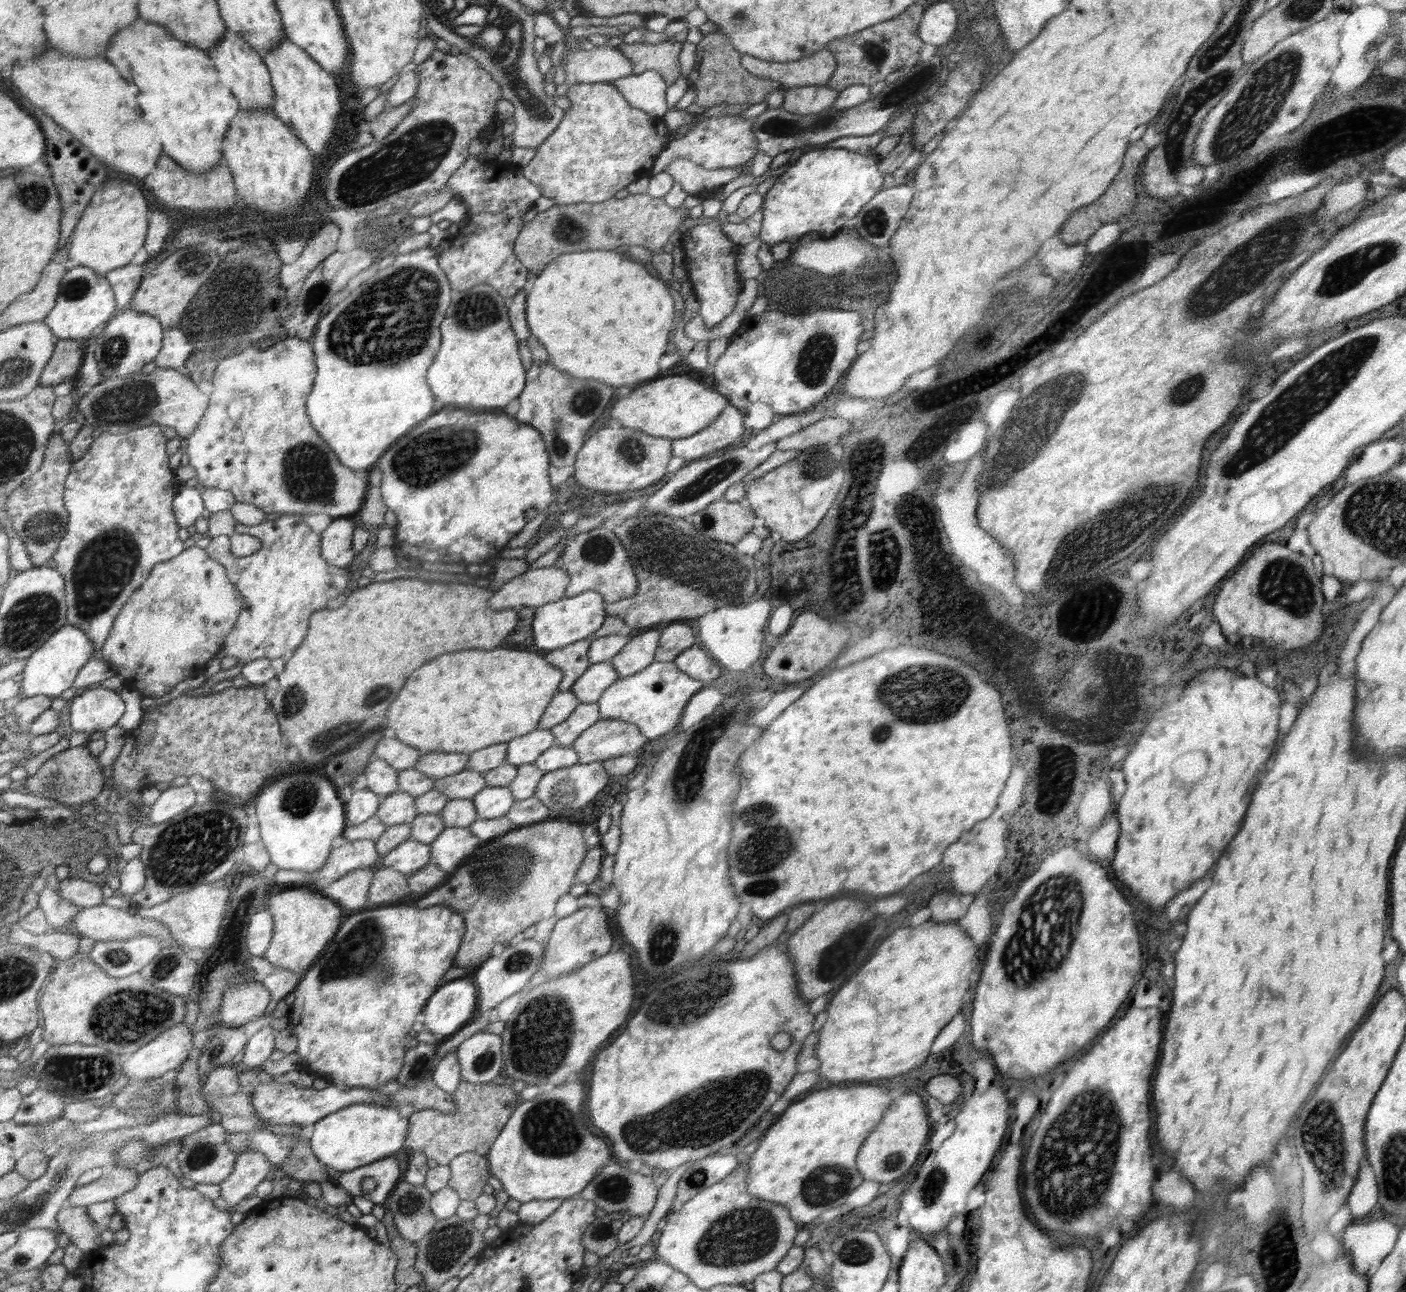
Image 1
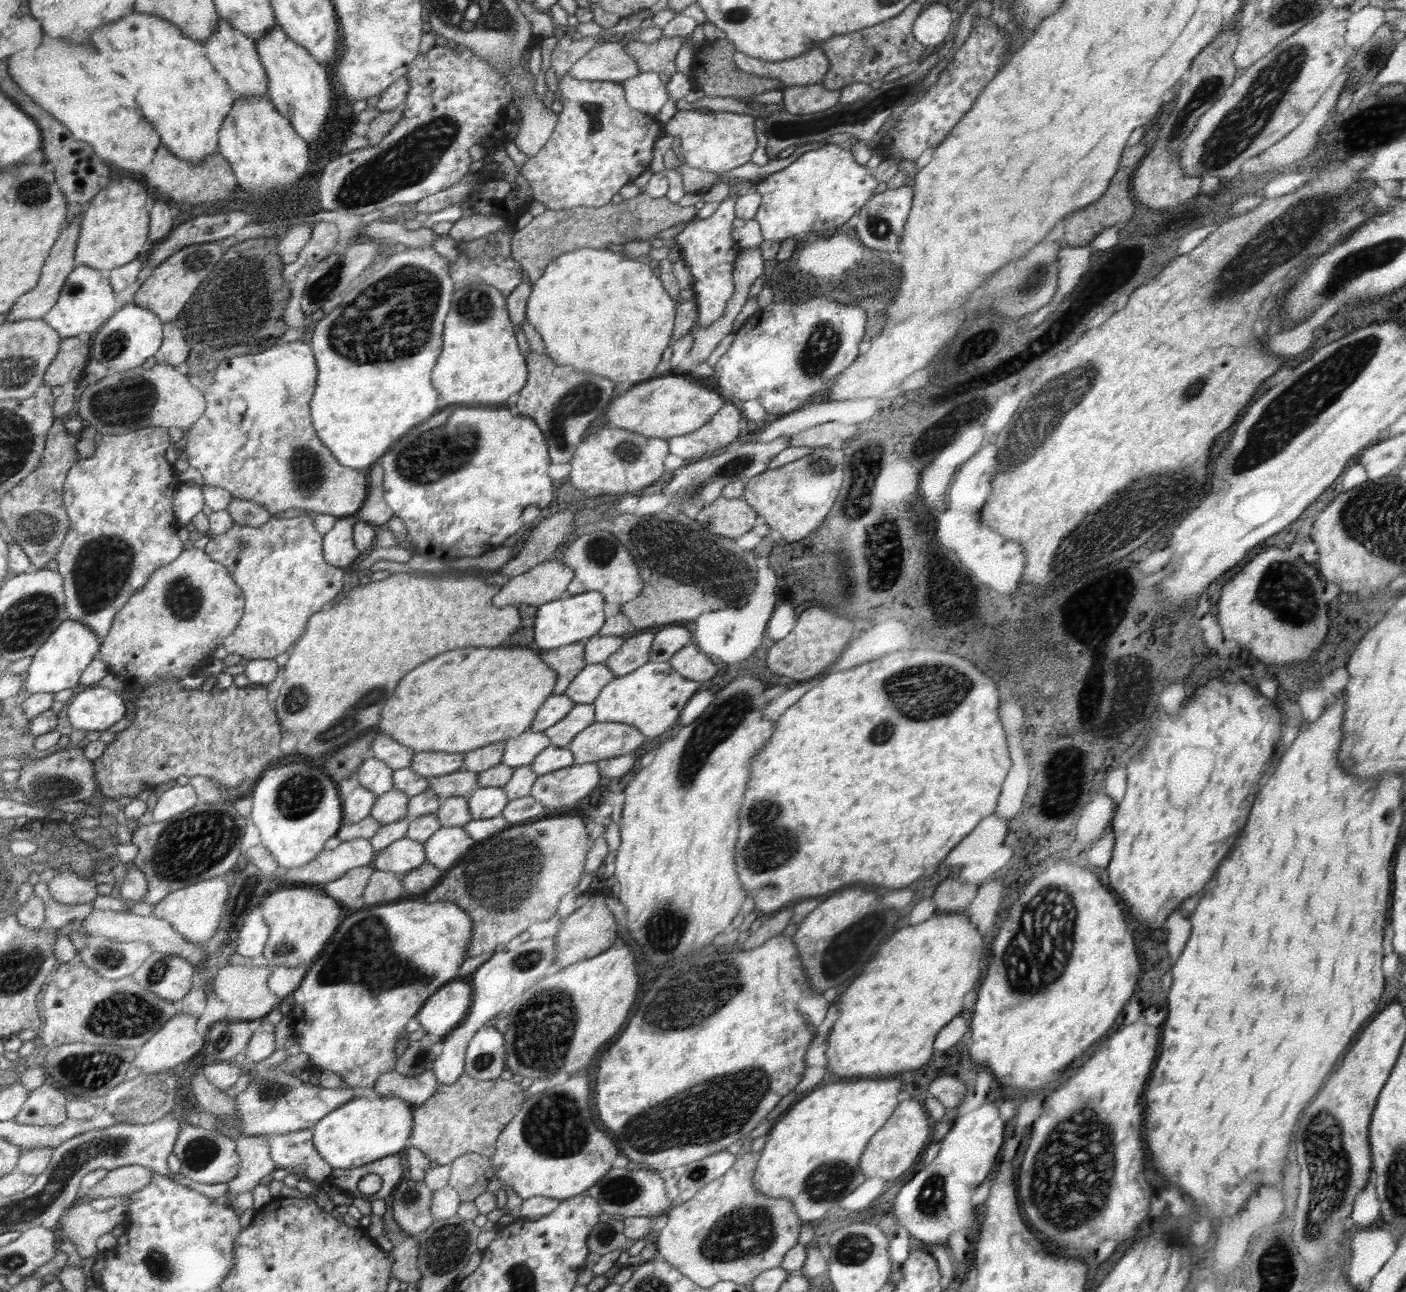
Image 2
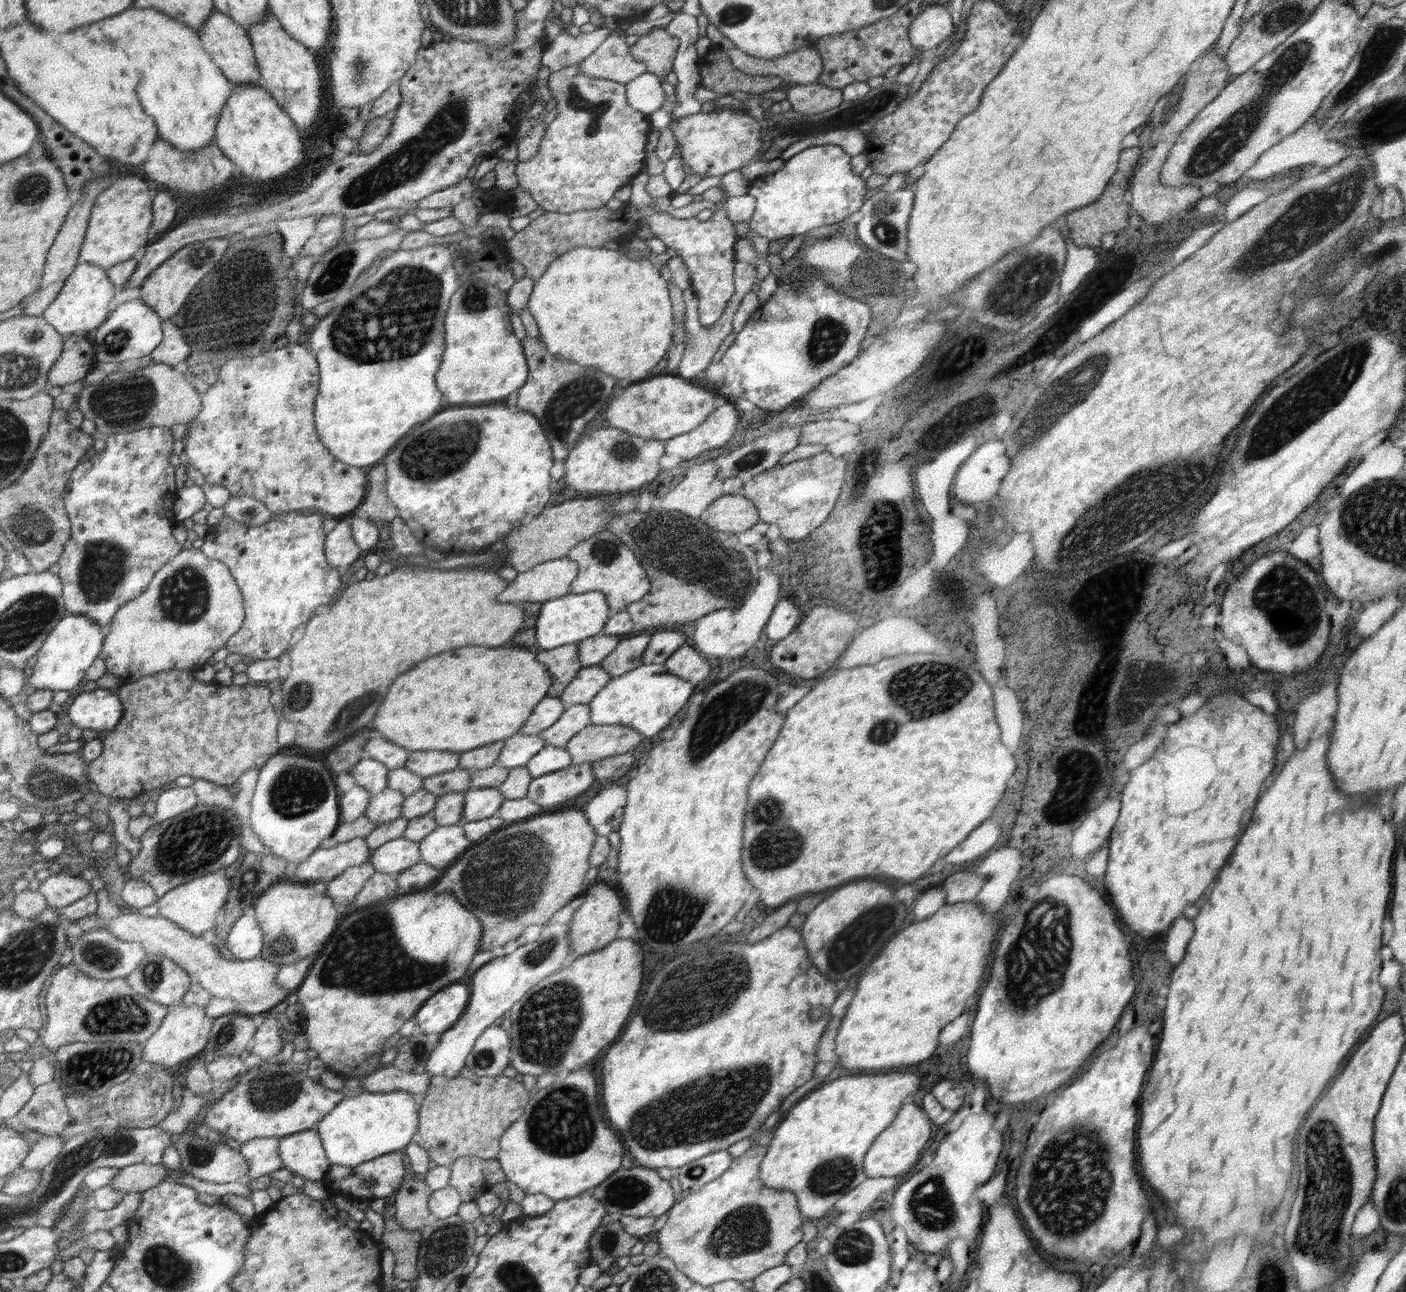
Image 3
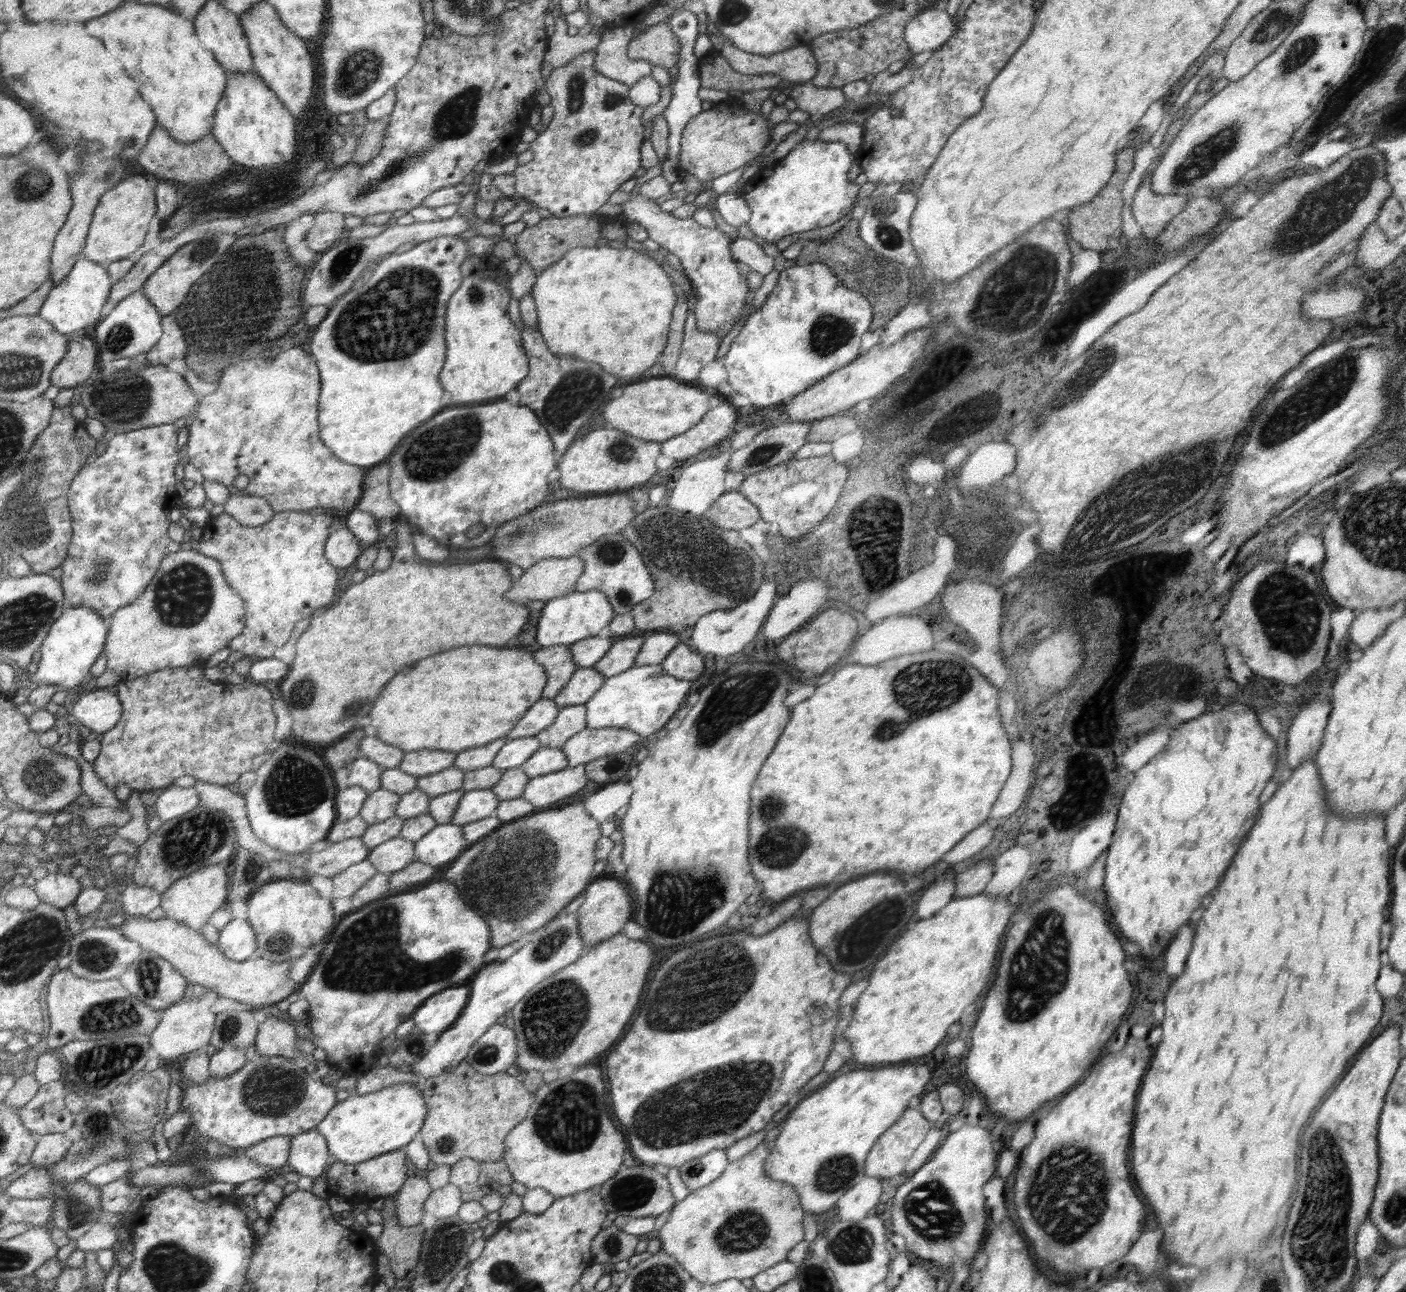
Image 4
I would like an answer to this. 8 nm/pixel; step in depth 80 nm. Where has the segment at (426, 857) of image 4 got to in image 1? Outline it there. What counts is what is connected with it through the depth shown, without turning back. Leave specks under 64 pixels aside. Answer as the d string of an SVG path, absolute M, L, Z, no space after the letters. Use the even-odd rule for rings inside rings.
M446 827L429 844L431 846L429 863L450 874L459 867L461 860L466 858L481 842L468 830L468 827Z

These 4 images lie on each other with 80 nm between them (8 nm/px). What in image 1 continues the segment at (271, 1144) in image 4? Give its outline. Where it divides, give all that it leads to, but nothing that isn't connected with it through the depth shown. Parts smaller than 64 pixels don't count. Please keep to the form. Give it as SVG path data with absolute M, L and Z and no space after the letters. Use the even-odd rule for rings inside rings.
M261 1152L240 1153L232 1174L219 1184L220 1196L228 1206L237 1206L266 1178L272 1167L273 1164Z

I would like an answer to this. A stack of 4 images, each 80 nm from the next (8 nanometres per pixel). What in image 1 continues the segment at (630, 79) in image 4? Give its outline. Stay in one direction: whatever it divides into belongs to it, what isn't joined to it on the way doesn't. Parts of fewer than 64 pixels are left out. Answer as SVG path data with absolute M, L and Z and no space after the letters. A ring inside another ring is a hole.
M616 42L602 47L594 47L590 50L566 48L564 56L567 60L565 64L565 84L568 86L586 83L611 83L633 75L634 63L617 49Z

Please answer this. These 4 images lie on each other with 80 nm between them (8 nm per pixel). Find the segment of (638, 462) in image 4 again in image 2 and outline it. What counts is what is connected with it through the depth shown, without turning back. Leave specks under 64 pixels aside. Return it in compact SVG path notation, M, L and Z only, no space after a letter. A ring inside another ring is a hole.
M611 425L591 432L575 450L569 481L574 488L590 490L600 488L604 494L617 495L618 492L639 491L652 484L664 474L664 458L668 454L668 441L662 438L648 438L637 432L624 430Z

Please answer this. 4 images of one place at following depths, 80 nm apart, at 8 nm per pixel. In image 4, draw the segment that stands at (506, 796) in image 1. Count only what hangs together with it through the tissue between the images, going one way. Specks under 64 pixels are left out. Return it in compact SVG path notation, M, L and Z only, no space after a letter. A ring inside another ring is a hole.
M490 788L465 792L451 816L451 823L463 826L490 816L499 802Z

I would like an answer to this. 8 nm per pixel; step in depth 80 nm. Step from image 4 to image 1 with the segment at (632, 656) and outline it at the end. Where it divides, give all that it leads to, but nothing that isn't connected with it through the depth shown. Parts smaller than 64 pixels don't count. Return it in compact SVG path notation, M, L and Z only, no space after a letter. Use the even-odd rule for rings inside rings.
M647 629L643 633L634 635L625 649L622 649L609 663L619 673L619 678L636 674L646 669L655 661L655 652L659 648L659 638L662 629Z

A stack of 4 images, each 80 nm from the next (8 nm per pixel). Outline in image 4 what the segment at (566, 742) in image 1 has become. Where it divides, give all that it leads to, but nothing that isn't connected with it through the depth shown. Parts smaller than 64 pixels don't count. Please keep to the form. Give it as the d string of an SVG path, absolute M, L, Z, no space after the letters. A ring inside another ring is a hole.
M574 705L561 708L554 722L535 734L540 746L562 748L562 745L578 731L586 728L585 705Z

